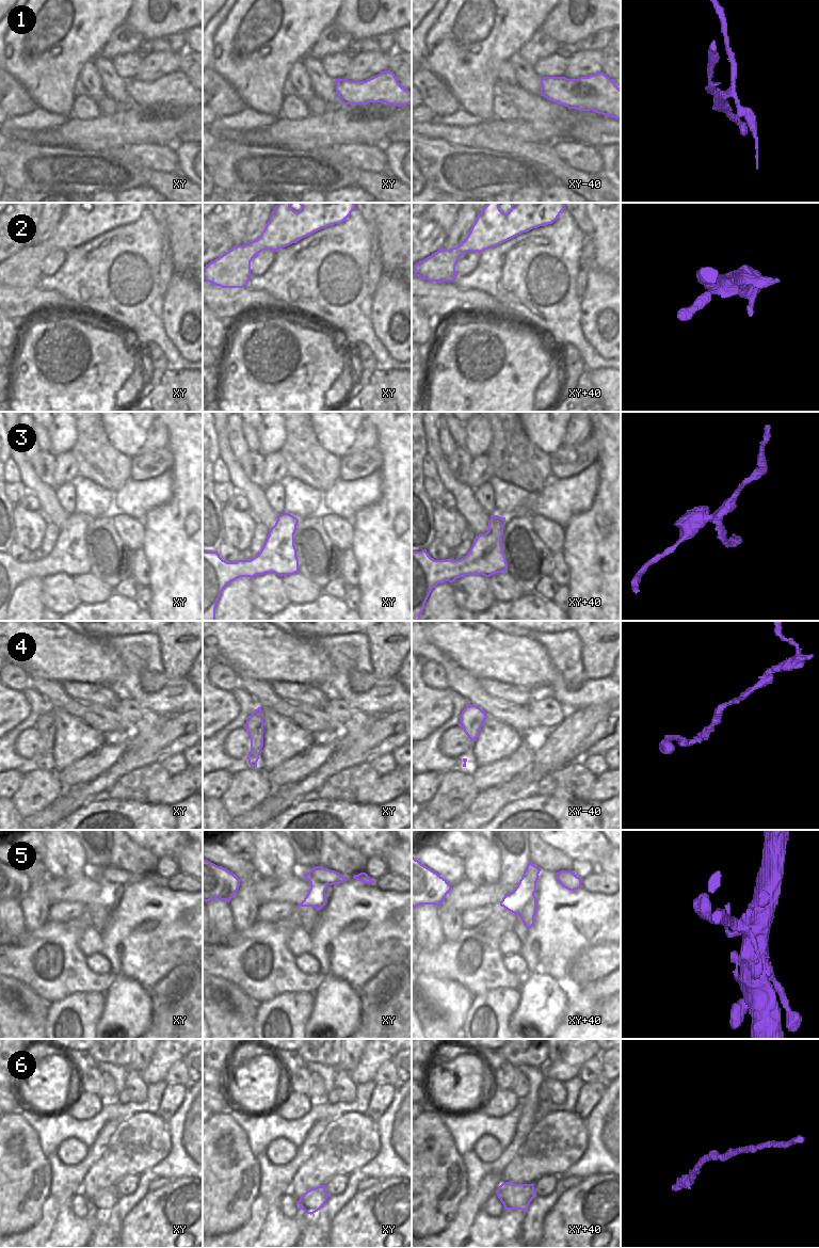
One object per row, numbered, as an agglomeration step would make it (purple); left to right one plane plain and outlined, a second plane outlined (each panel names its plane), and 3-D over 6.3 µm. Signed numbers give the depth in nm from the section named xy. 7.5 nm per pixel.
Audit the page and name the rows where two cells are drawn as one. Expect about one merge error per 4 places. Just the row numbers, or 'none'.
1, 3

